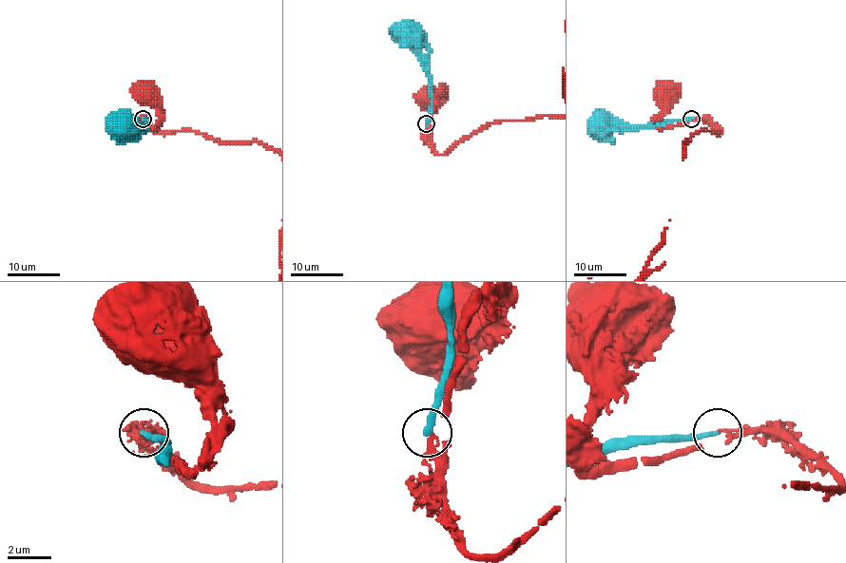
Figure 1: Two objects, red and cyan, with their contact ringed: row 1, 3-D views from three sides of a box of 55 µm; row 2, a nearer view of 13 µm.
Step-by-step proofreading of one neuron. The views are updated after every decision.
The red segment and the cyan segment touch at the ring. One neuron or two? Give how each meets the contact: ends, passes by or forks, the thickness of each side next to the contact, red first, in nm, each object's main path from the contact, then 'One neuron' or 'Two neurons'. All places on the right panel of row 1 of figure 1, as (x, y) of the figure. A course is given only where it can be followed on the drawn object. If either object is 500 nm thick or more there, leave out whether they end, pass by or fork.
At the ring red ends. At the ring cyan ends. Thickness 180 nm (red) against 280 nm. Course of red: (691, 118), (694, 121), (660, 126), (661, 110), (666, 105), (663, 95). Course of cyan: (691, 118), (622, 126), (605, 122). Two neurons

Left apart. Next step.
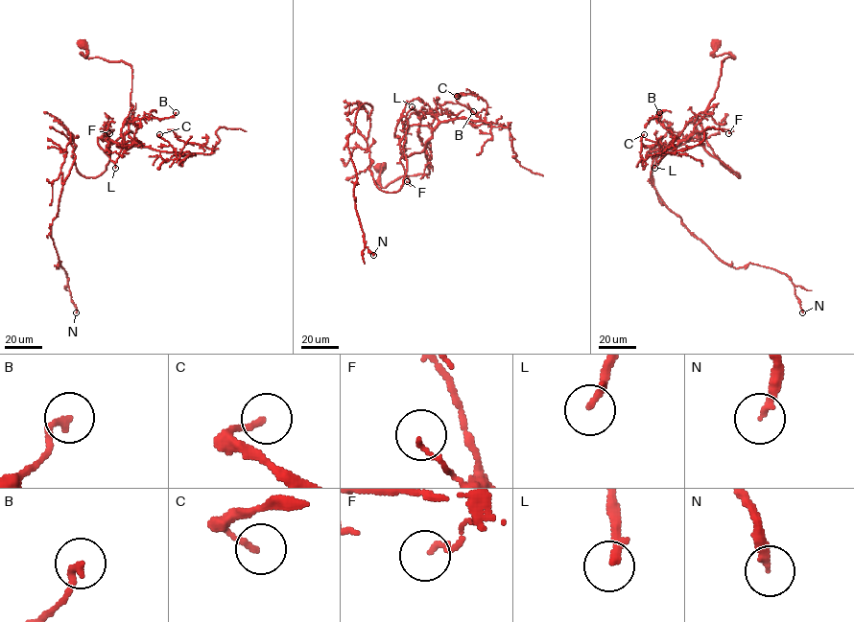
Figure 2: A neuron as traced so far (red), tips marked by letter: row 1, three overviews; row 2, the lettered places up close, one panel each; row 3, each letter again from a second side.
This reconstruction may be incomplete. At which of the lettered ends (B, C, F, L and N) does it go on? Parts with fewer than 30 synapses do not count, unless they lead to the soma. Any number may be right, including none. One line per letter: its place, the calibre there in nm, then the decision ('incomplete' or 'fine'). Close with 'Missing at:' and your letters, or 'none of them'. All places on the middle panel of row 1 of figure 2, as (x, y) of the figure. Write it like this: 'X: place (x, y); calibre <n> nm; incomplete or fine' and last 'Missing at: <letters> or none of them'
B: place (473, 111); calibre 220 nm; fine
C: place (457, 96); calibre 160 nm; fine
F: place (407, 181); calibre 120 nm; fine
L: place (412, 106); calibre 240 nm; incomplete
N: place (373, 255); calibre 240 nm; incomplete
Missing at: L, N

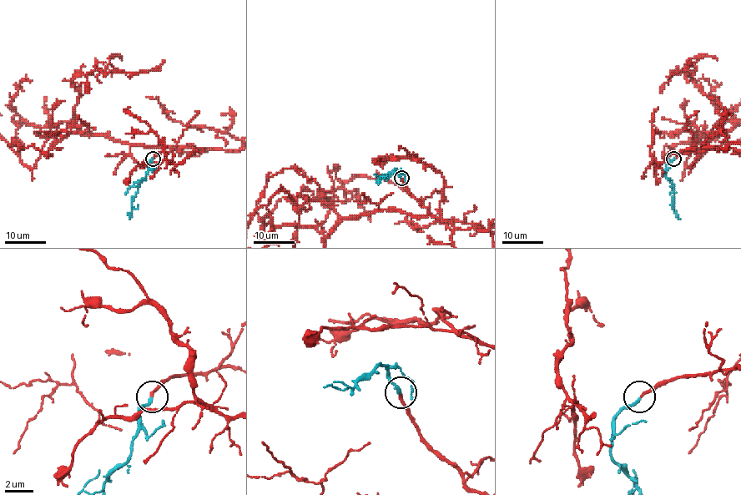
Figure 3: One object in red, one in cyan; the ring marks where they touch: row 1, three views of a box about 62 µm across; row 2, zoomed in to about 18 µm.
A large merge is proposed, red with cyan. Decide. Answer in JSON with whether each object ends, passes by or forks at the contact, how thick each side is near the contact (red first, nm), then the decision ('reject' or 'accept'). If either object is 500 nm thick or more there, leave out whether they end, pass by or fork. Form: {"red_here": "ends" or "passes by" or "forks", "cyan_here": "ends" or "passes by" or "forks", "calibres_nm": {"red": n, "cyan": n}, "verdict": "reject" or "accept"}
{"red_here": "ends", "cyan_here": "ends", "calibres_nm": {"red": 200, "cyan": 240}, "verdict": "accept"}

